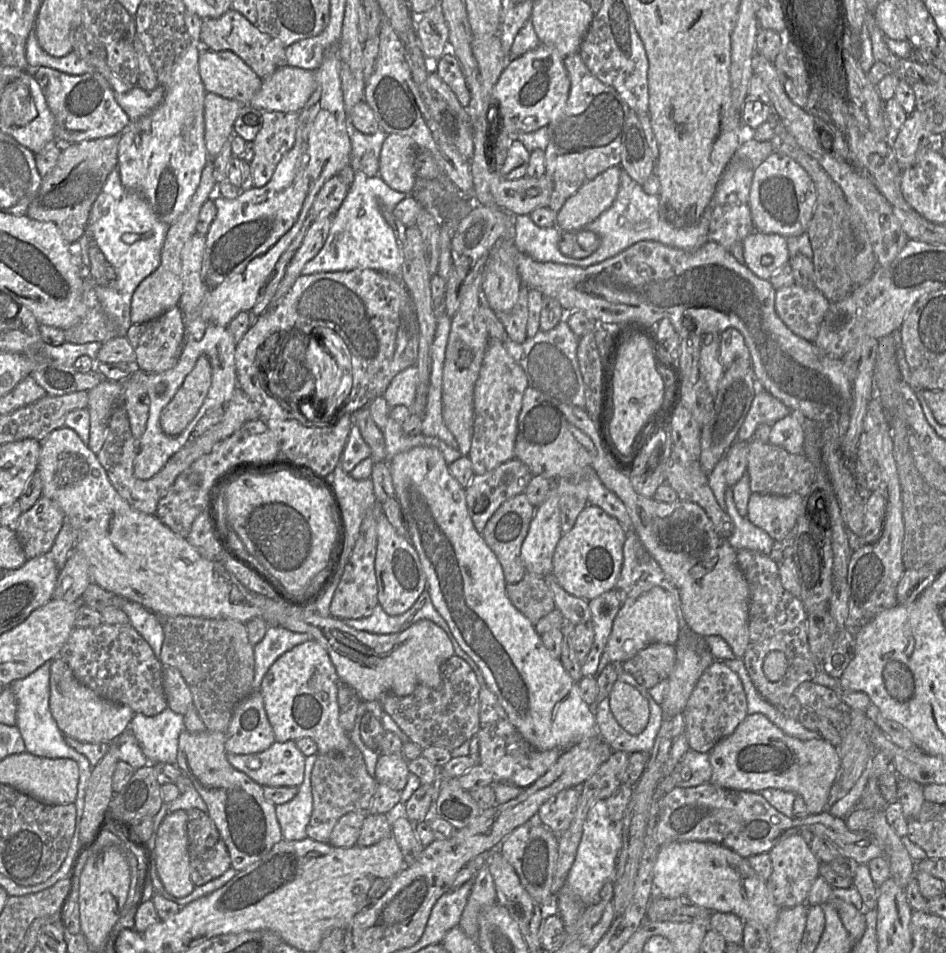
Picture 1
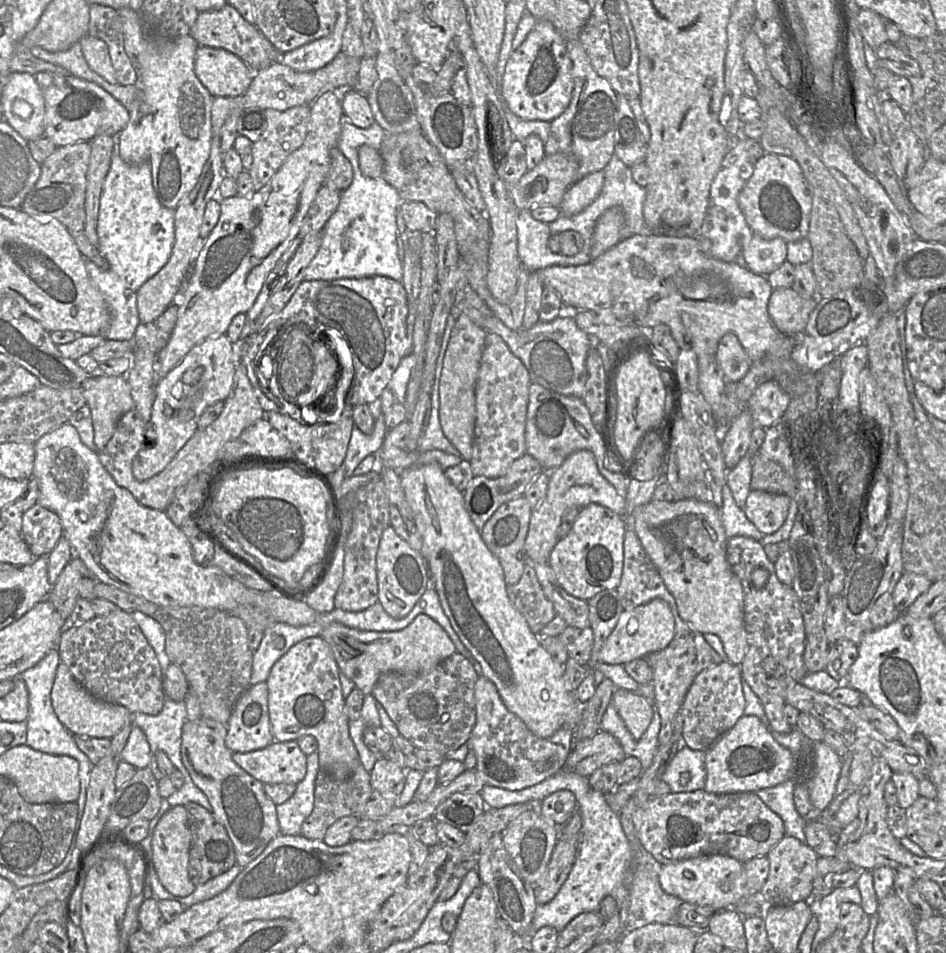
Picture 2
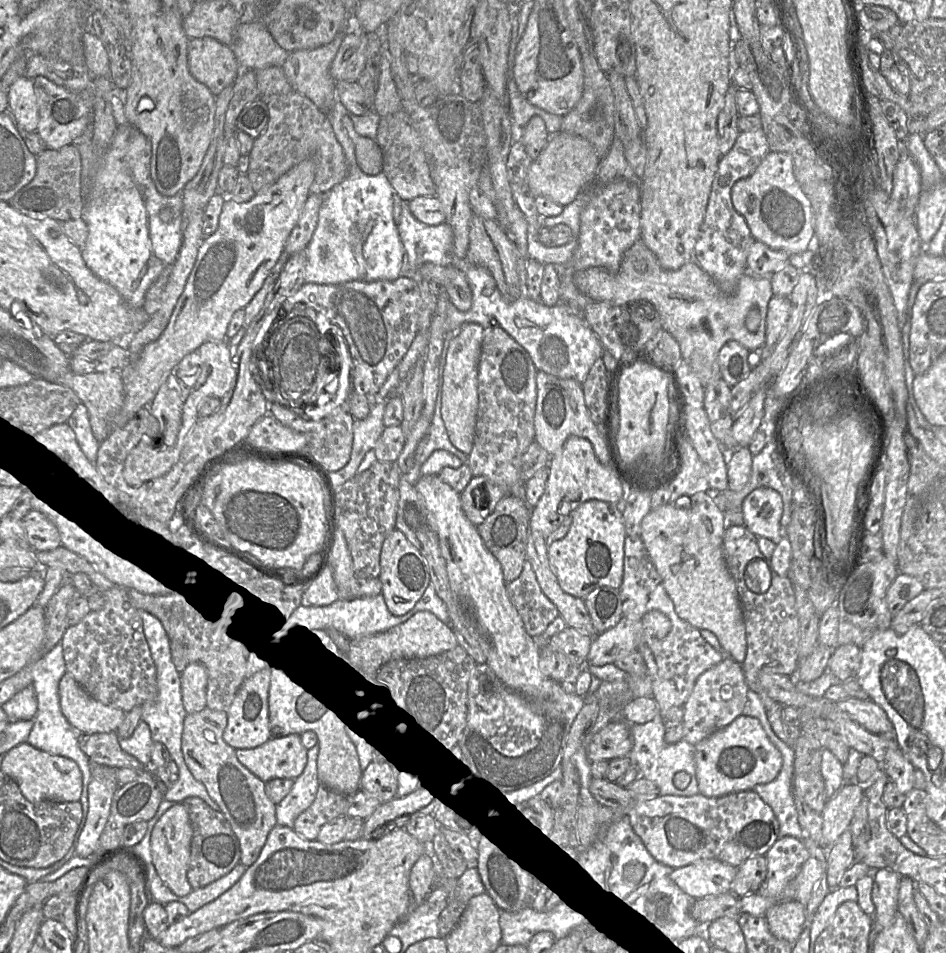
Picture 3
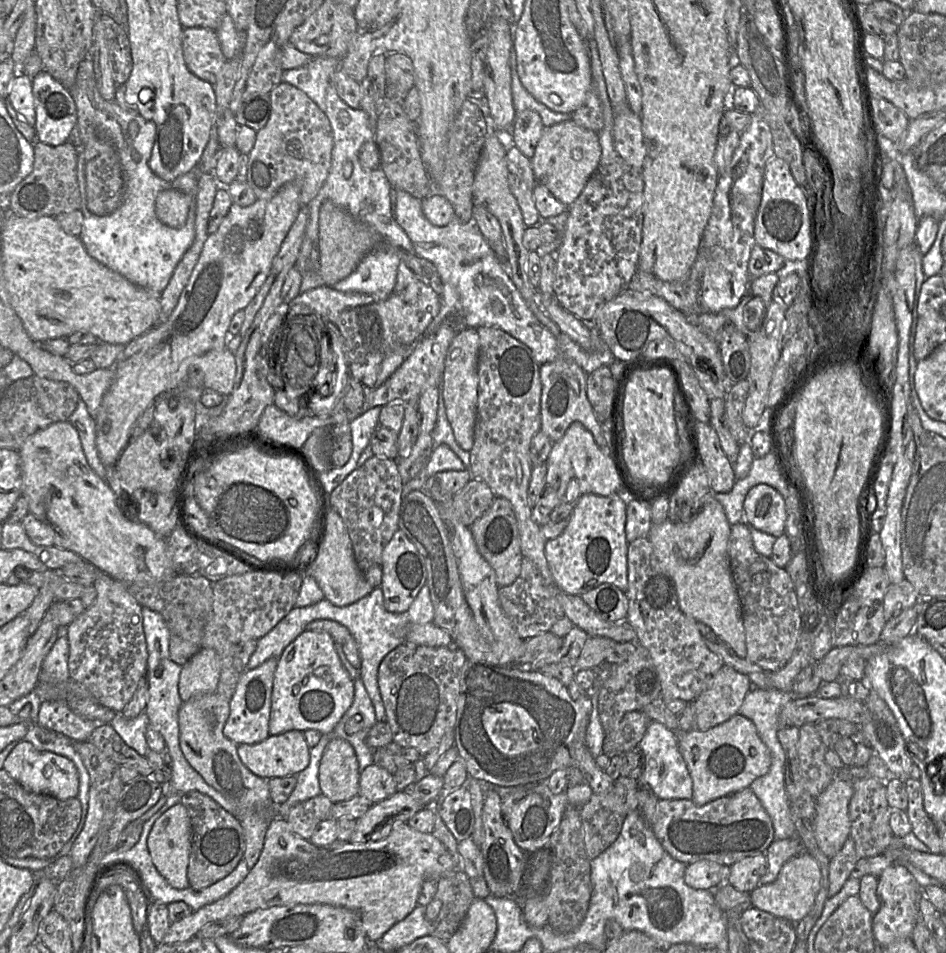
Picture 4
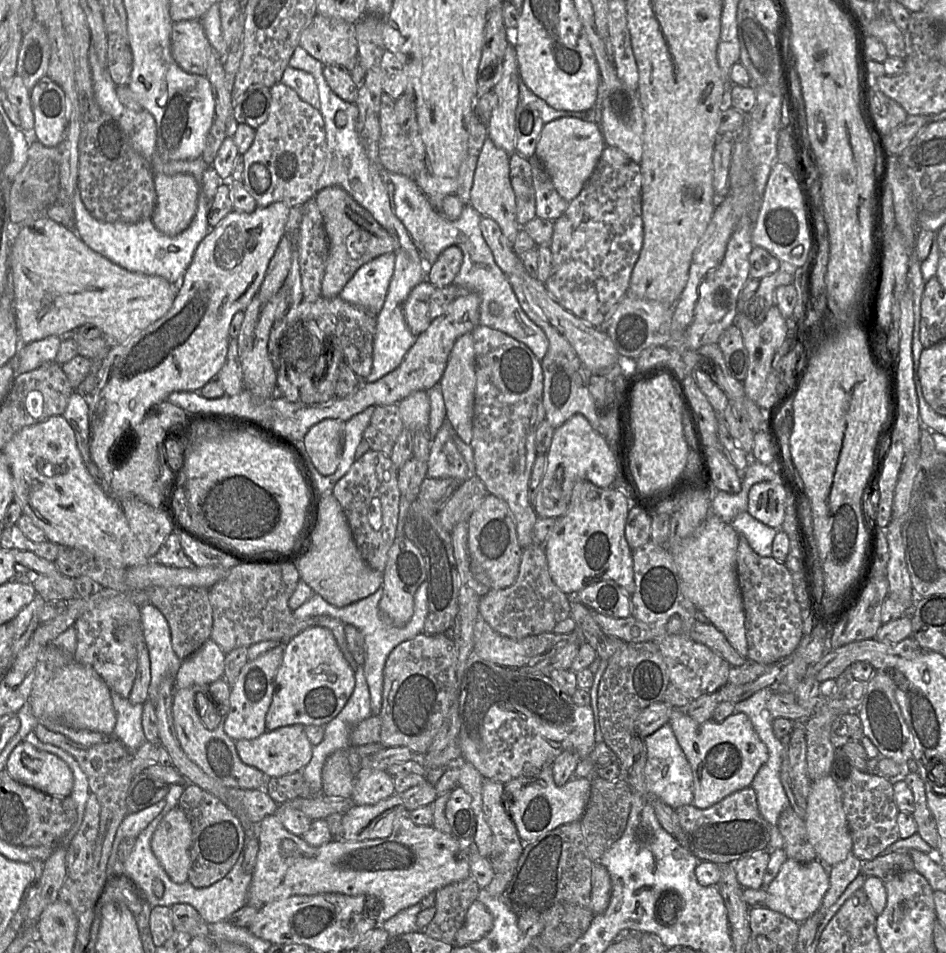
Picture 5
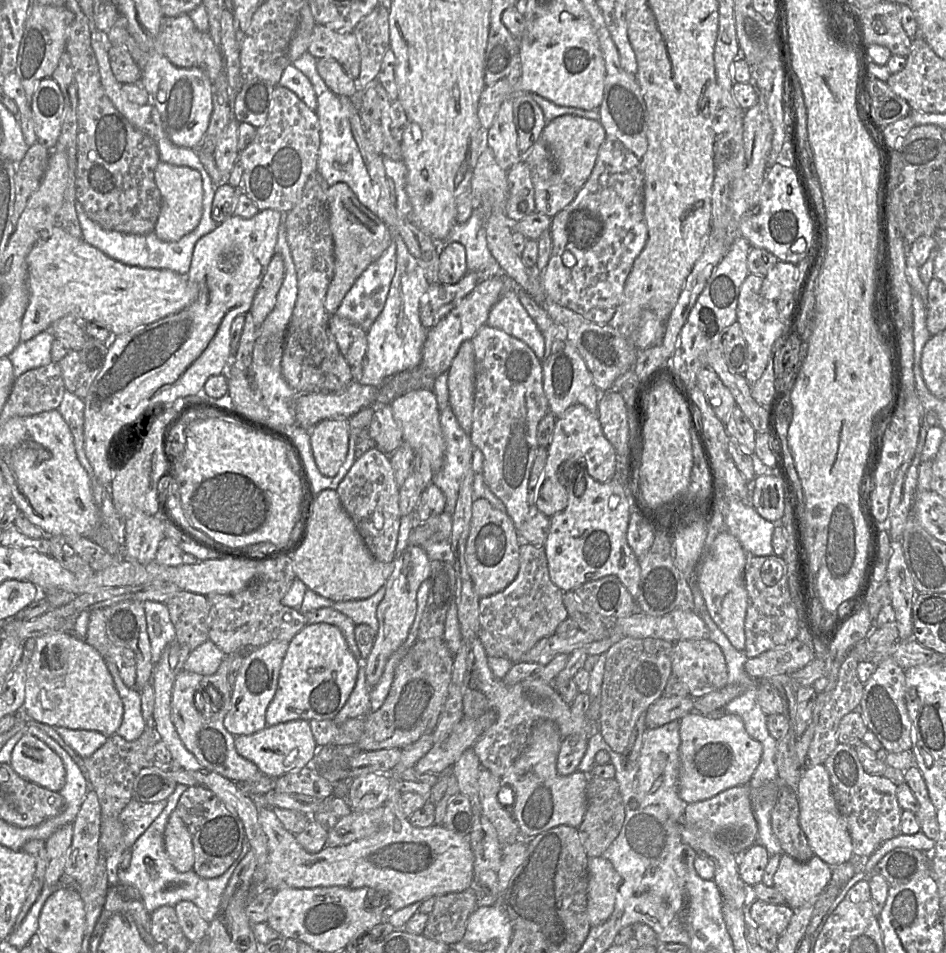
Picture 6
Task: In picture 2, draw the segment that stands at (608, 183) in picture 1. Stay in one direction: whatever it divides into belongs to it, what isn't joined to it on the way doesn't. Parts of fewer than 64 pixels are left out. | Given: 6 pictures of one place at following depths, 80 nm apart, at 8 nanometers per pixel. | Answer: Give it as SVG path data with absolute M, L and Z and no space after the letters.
M604 171L589 174L571 185L559 205L561 215L570 217L580 213L600 194L604 184Z

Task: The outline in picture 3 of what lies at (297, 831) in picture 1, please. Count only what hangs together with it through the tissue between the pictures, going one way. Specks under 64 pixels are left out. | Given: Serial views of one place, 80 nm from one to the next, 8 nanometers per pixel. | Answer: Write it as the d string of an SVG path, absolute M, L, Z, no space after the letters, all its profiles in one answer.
M318 743L307 751L307 763L302 774L286 797L276 804L277 824L293 829L297 816L305 811L314 801L320 784L317 773Z

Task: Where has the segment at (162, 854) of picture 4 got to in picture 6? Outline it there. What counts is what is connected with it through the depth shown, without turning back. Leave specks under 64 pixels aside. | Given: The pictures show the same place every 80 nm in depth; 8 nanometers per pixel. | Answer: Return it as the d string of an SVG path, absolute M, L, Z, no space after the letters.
M177 813L170 814L163 834L165 850L168 857L179 872L187 872L193 868L194 850L191 835Z

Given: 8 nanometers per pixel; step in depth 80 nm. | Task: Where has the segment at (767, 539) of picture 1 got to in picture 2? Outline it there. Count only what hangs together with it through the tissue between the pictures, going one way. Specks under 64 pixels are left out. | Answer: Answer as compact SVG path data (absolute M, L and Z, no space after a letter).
M727 483L722 486L720 515L728 539L734 536L745 536L761 541L763 538L764 534L747 519L744 510L736 504Z

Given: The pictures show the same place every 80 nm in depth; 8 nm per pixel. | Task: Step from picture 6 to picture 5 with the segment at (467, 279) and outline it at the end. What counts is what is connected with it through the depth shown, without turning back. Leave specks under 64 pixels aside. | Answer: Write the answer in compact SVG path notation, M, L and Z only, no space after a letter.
M428 280L413 288L404 303L404 316L411 332L418 337L441 316L463 292L454 284L437 288Z

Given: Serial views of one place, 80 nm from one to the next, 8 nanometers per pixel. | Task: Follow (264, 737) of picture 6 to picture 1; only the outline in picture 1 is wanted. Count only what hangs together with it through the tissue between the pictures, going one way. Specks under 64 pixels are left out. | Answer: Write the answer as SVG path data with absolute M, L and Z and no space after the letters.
M275 741L268 749L256 754L227 754L228 762L235 769L245 773L262 787L299 787L304 779L305 758L294 741Z

